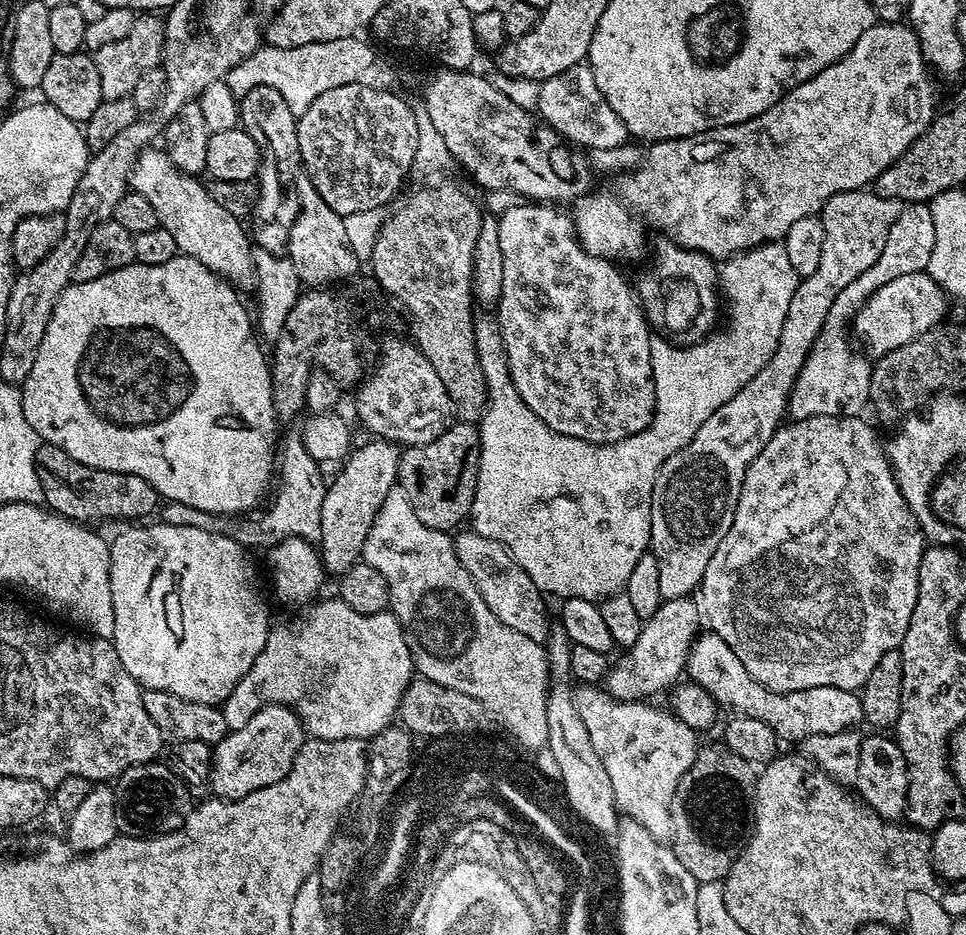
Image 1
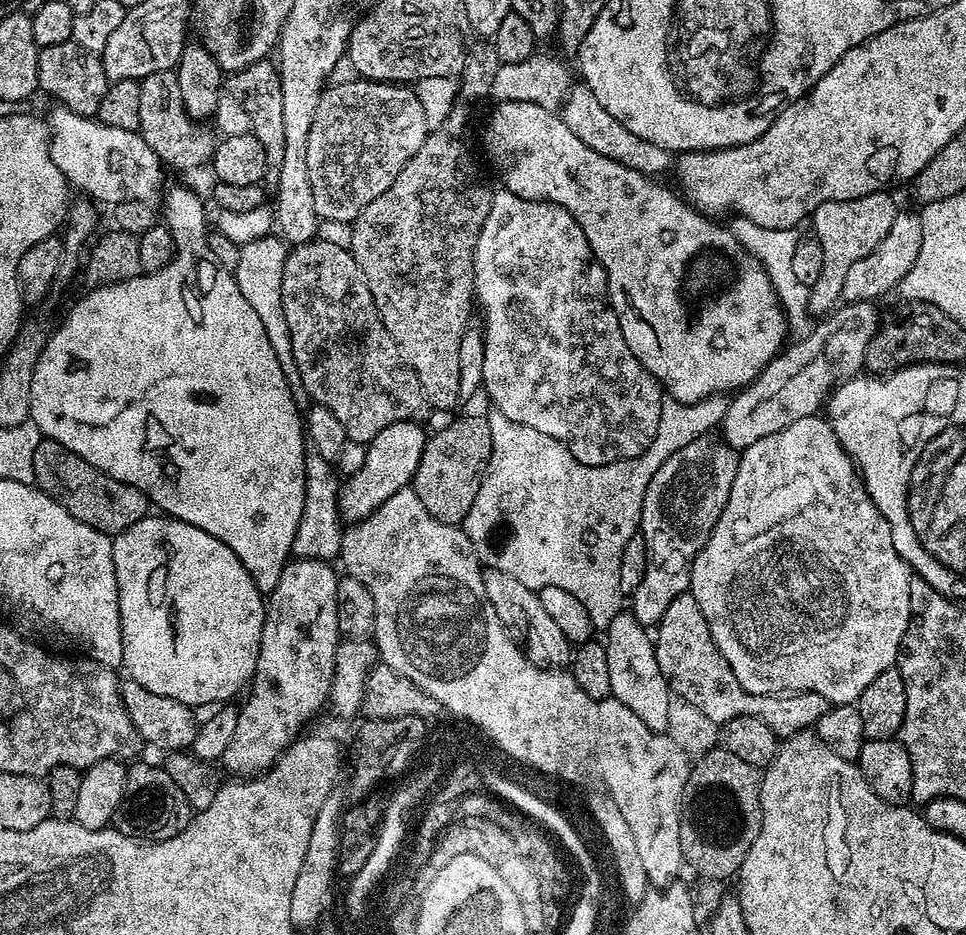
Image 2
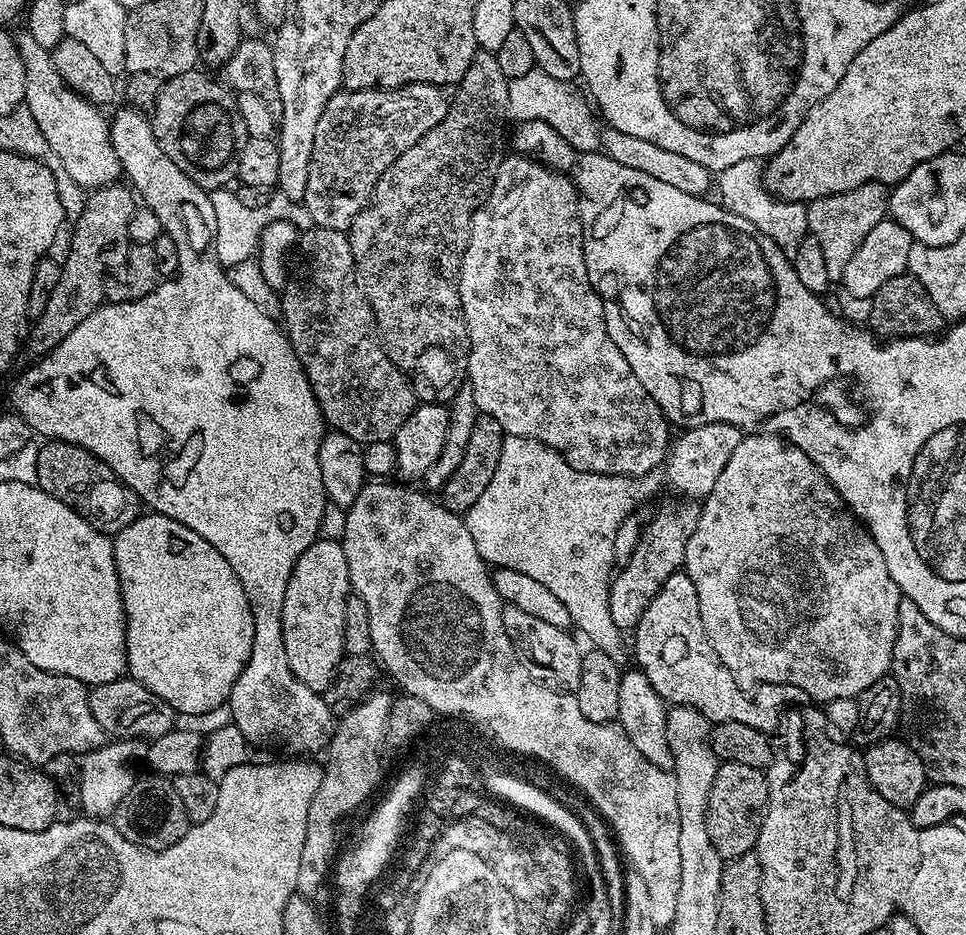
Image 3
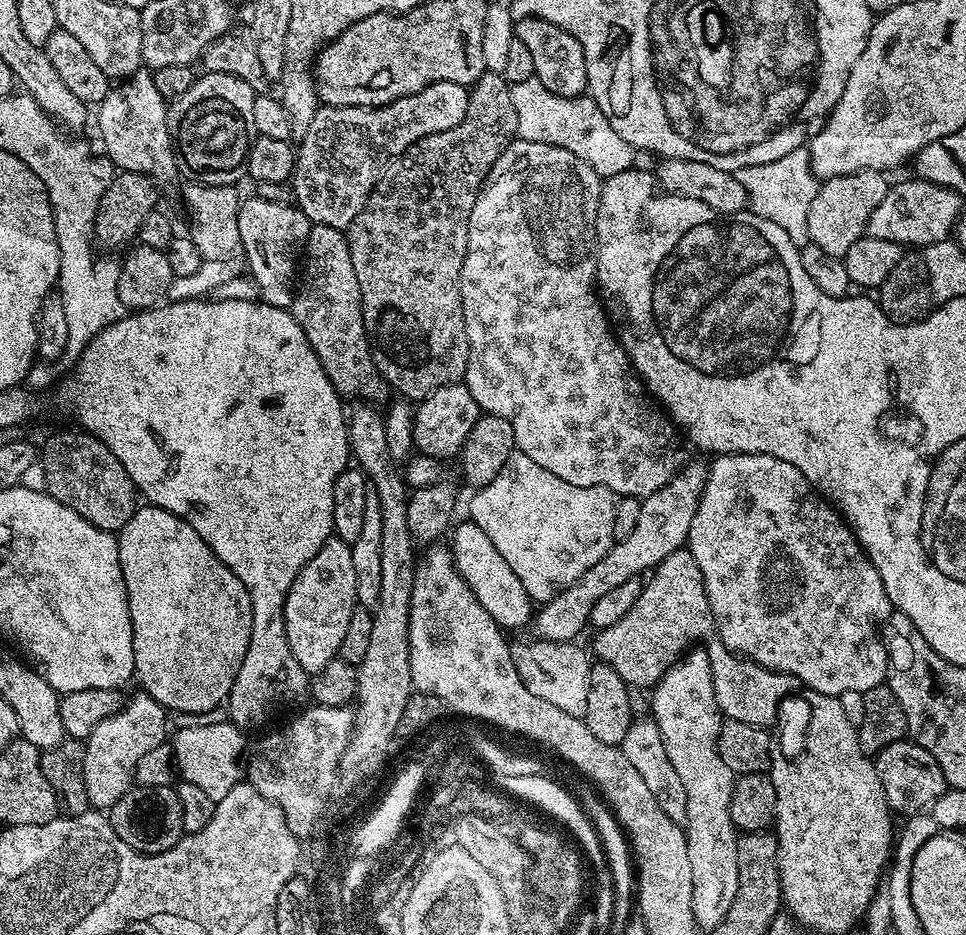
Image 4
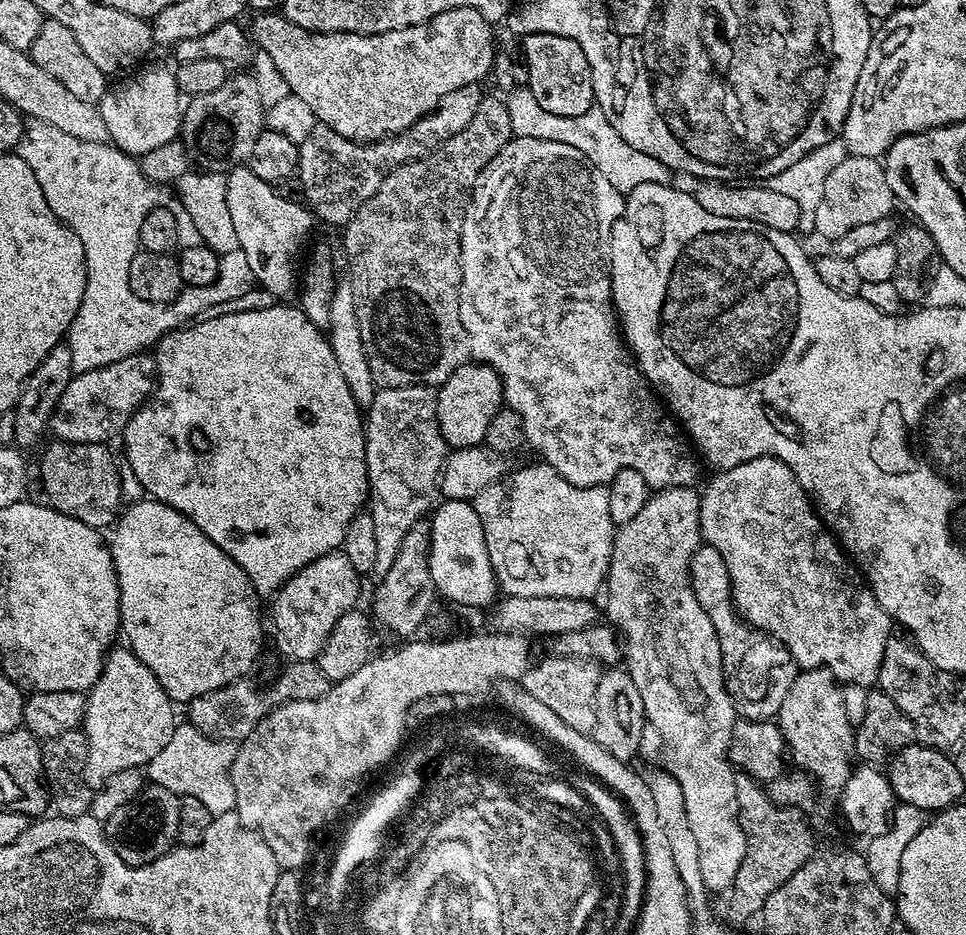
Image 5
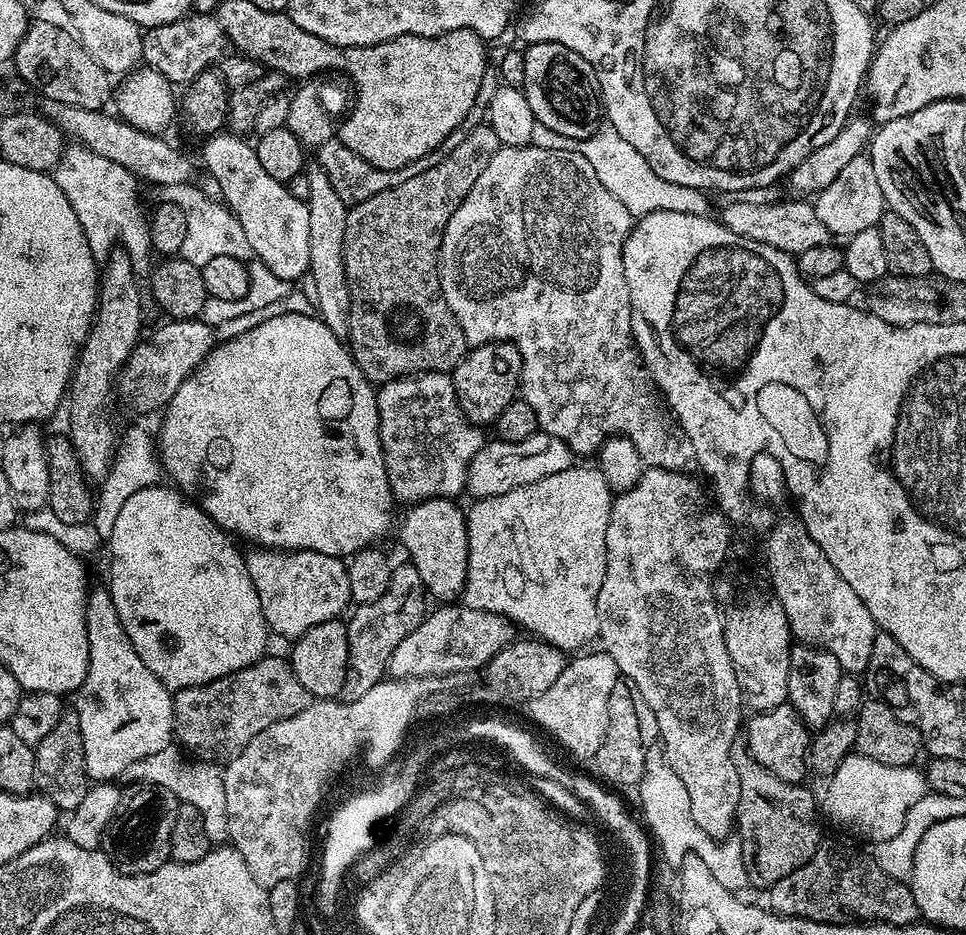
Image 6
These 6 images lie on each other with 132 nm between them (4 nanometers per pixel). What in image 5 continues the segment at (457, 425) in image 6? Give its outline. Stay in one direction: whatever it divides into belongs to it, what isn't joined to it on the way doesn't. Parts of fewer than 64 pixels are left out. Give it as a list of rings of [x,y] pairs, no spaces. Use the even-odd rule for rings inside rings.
[[[426,384],[380,388],[374,402],[366,410],[364,445],[369,495],[366,508],[374,518],[374,535],[378,537],[378,554],[374,558],[371,575],[379,578],[386,574],[386,570],[390,570],[390,562],[394,554],[398,554],[398,546],[402,546],[402,538],[406,538],[406,530],[410,530],[414,522],[427,517],[438,500],[440,471],[450,449],[442,438],[442,430],[438,426],[436,392]]]

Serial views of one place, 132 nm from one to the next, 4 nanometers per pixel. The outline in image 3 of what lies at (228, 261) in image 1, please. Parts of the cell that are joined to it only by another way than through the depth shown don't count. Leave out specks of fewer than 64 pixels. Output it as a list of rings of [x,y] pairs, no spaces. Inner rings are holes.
[[[26,30],[17,31],[15,37],[18,54],[22,54],[22,66],[26,66],[23,107],[34,114],[38,130],[42,130],[46,142],[50,142],[54,159],[62,162],[62,166],[66,166],[66,174],[70,174],[70,178],[74,178],[74,182],[85,190],[117,183],[121,175],[120,163],[110,142],[109,121],[100,113],[103,111],[65,85],[62,74],[54,70],[54,58],[49,49],[38,46]]]

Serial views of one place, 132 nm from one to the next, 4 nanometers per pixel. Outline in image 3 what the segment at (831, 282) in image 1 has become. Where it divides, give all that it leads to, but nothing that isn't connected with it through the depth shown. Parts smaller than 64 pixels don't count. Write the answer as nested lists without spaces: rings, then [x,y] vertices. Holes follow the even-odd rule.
[[[872,180],[842,194],[820,196],[807,205],[808,230],[811,236],[818,238],[818,246],[822,246],[829,281],[843,281],[846,265],[850,263],[854,250],[858,250],[866,234],[870,234],[870,230],[889,215],[889,193],[889,185]],[[672,498],[656,512],[656,517],[645,523],[644,533],[640,535],[634,554],[630,554],[630,562],[626,562],[613,575],[612,584],[608,587],[610,598],[610,615],[614,617],[614,626],[622,630],[635,629],[637,622],[646,614],[646,606],[654,602],[654,594],[662,590],[666,578],[670,574],[681,571],[686,558],[686,542],[690,542],[690,534],[698,526],[700,504],[687,498]]]

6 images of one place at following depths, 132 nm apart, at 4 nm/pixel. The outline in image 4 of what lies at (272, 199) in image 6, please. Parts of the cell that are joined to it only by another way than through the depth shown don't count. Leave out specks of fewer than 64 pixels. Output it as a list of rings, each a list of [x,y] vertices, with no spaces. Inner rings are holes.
[[[259,198],[244,200],[237,214],[238,234],[244,247],[247,271],[260,287],[260,300],[275,308],[291,309],[294,277],[298,272],[304,243],[312,229],[312,221],[299,208],[288,202],[270,202]]]

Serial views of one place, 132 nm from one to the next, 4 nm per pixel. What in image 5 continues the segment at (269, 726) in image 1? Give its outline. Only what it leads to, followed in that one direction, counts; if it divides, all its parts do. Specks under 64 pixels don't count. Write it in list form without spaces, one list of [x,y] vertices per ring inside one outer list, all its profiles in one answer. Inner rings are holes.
[[[337,550],[326,554],[322,558],[318,558],[314,562],[310,562],[302,570],[295,572],[285,584],[276,591],[275,596],[271,597],[270,604],[272,604],[272,620],[270,616],[270,624],[276,627],[276,632],[278,635],[284,639],[284,644],[288,647],[289,657],[292,660],[316,660],[320,655],[322,646],[326,642],[326,638],[330,638],[330,630],[334,630],[334,622],[338,622],[338,618],[342,618],[342,614],[346,614],[350,609],[357,607],[358,601],[356,599],[360,596],[360,580],[362,580],[361,573],[354,570],[354,566],[350,566],[350,562],[344,557],[343,551]]]

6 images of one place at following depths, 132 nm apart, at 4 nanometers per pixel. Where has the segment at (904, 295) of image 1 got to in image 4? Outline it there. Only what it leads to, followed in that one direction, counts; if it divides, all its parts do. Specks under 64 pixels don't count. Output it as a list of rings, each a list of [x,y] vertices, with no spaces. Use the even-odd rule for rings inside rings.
[[[688,462],[674,478],[670,478],[670,482],[666,482],[666,486],[662,486],[662,490],[654,490],[654,494],[643,497],[638,510],[638,523],[632,533],[627,538],[615,541],[612,549],[602,558],[598,558],[598,562],[594,562],[594,566],[590,566],[590,570],[586,570],[586,574],[582,574],[578,582],[539,605],[534,616],[535,635],[550,642],[575,641],[576,635],[584,627],[589,627],[594,602],[598,602],[602,594],[610,594],[610,590],[622,586],[622,582],[651,573],[662,562],[662,558],[666,558],[666,554],[674,554],[674,550],[685,547],[690,522],[694,522],[694,514],[700,505],[707,477],[707,463]]]

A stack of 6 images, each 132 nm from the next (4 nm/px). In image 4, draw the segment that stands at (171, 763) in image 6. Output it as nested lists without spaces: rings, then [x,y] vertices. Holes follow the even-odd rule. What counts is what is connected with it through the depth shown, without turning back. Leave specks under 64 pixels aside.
[[[223,722],[224,724],[188,723],[192,724],[178,729],[177,732],[175,729],[170,740],[179,779],[198,786],[211,800],[218,801],[226,798],[226,794],[230,794],[230,790],[234,790],[234,786],[242,780],[242,757],[246,752],[245,733],[231,722]]]

